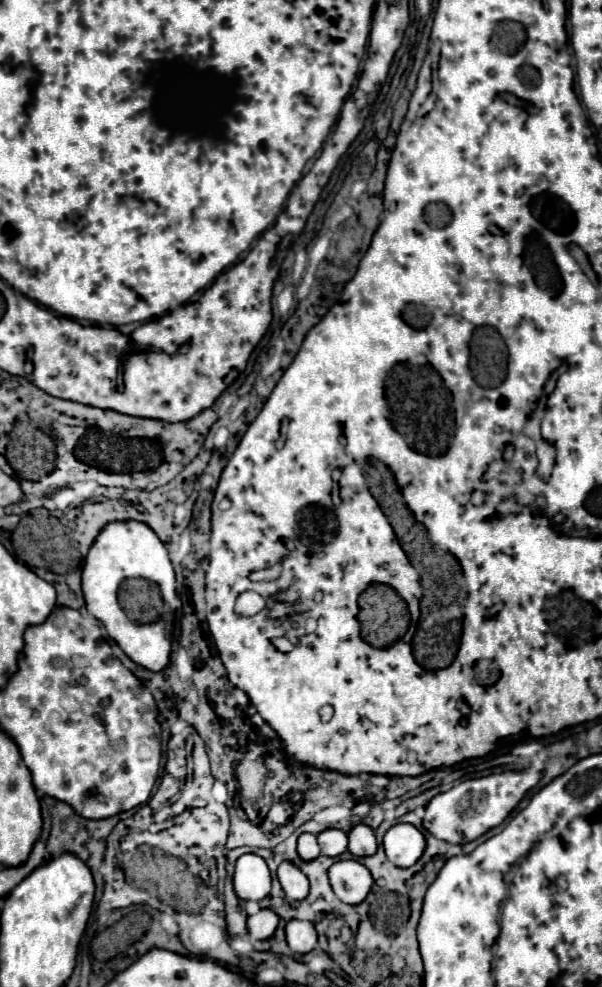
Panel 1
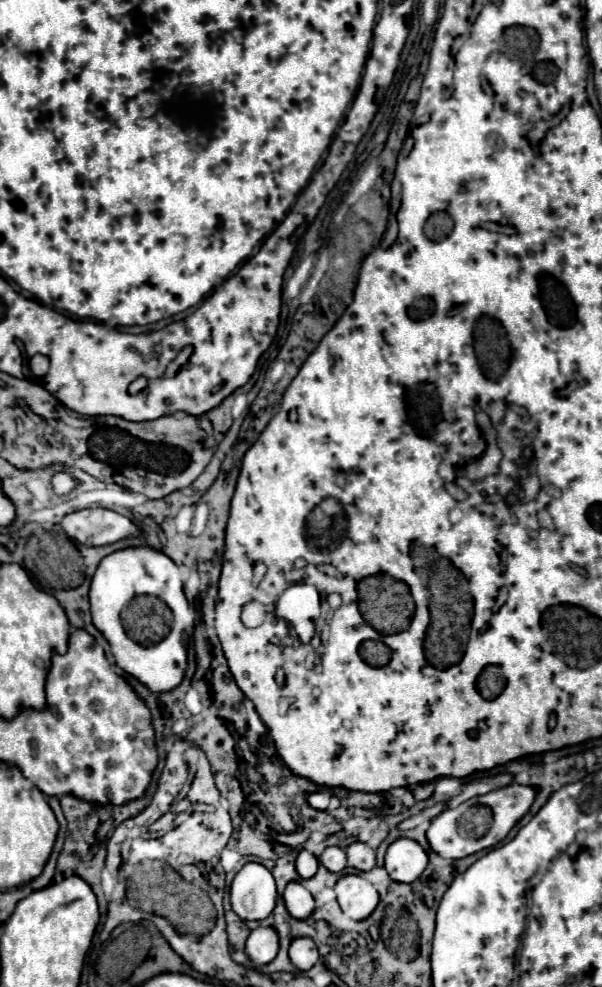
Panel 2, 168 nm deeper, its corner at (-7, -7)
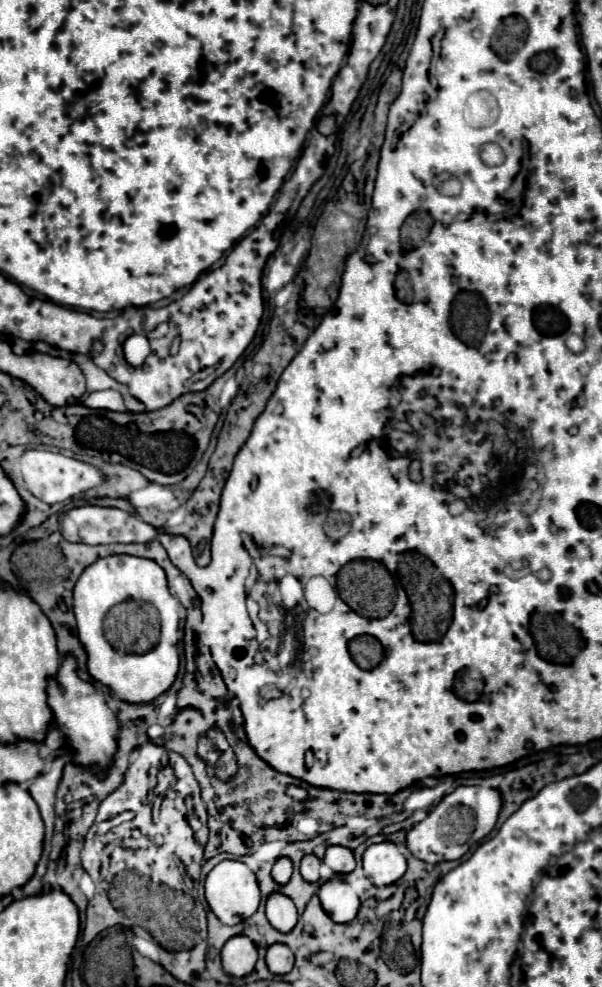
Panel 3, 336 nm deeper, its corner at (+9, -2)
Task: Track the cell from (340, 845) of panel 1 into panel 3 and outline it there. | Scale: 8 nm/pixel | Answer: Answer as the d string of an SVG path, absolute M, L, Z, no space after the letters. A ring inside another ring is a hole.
M310 854L310 856L304 856L302 862L300 862L300 874L306 882L318 882L318 868L320 868L320 860Z

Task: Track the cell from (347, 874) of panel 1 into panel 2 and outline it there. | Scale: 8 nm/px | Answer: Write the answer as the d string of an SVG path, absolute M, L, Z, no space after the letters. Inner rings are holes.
M344 875L334 885L340 909L350 919L366 919L378 905L378 891L360 875Z

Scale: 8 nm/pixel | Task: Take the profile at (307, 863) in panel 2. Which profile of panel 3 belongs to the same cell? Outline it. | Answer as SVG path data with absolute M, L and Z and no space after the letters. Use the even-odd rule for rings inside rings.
M278 858L276 864L272 866L272 880L280 886L284 886L292 876L292 862L290 858Z

